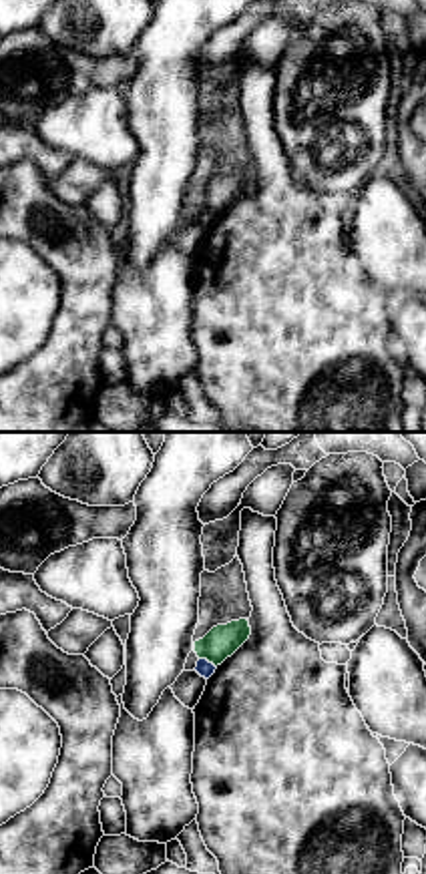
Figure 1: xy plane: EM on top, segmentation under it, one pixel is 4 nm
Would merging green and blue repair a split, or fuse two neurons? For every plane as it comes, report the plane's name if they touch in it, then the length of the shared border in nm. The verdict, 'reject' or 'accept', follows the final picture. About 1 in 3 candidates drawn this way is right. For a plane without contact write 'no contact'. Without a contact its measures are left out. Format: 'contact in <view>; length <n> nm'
contact in xy; length 80 nm

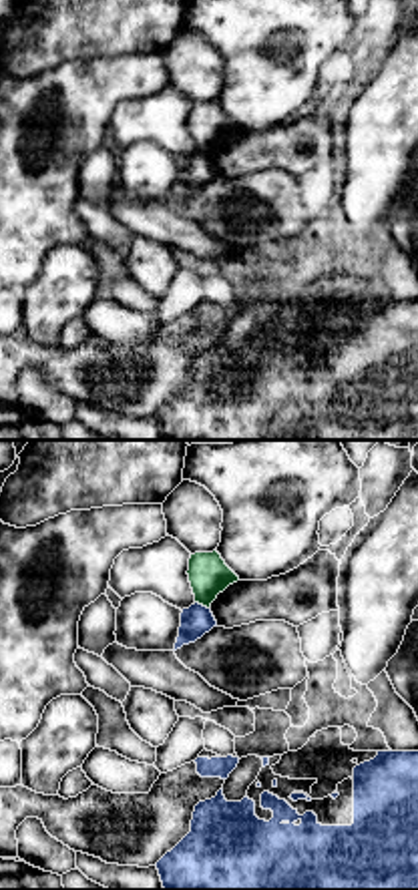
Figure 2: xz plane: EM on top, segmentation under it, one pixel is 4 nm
contact in xz; length 70 nm

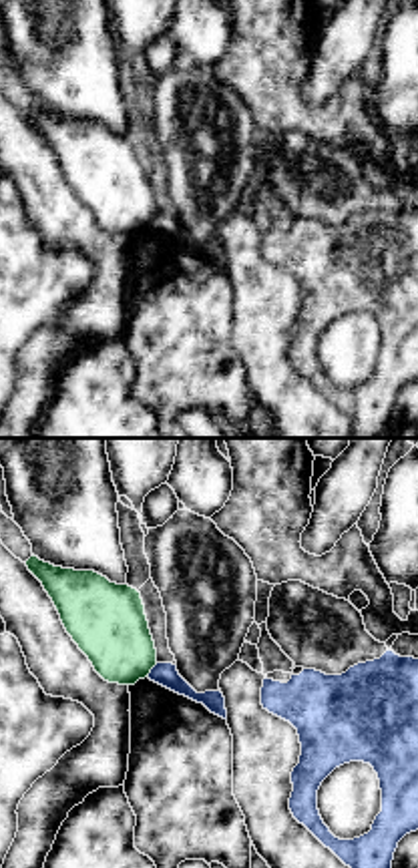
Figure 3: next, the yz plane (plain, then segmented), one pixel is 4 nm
contact in yz; length 70 nm

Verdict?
reject

